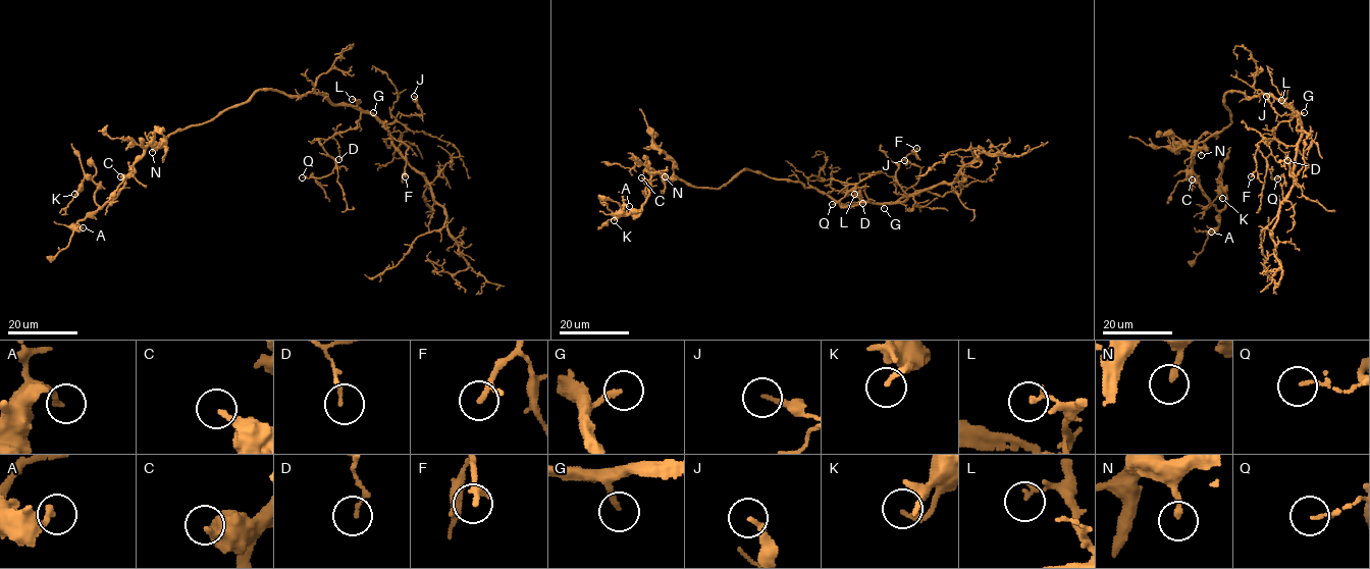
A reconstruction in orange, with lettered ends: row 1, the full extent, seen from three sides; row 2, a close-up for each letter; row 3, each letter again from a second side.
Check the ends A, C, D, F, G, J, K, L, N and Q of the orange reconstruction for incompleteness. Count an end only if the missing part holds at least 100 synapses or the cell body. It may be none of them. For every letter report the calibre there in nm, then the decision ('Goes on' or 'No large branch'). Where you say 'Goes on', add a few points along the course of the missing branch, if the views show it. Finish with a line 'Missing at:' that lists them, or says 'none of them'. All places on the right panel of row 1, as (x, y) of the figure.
A: Thickness 240 nm. No large branch
C: Thickness 200 nm. No large branch
D: Thickness 110 nm. No large branch
F: Thickness 240 nm. No large branch
G: Thickness 200 nm. Goes on. Course of what is missing: (1304, 112), (1315, 112), (1330, 92), (1338, 89), (1366, 107)
J: Thickness 180 nm. No large branch
K: Thickness 180 nm. No large branch
L: Thickness 170 nm. No large branch
N: Thickness 200 nm. No large branch
Q: Thickness 100 nm. No large branch
Missing at: G

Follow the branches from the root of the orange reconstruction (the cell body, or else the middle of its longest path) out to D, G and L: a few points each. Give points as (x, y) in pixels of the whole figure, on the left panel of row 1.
D: (298, 96), (323, 93), (331, 103), (354, 105), (361, 111), (356, 127), (333, 136), (339, 146), (338, 159)
G: (298, 96), (323, 93), (331, 103), (373, 112)
L: (298, 96), (323, 93), (331, 103), (357, 105), (356, 99), (352, 99)

